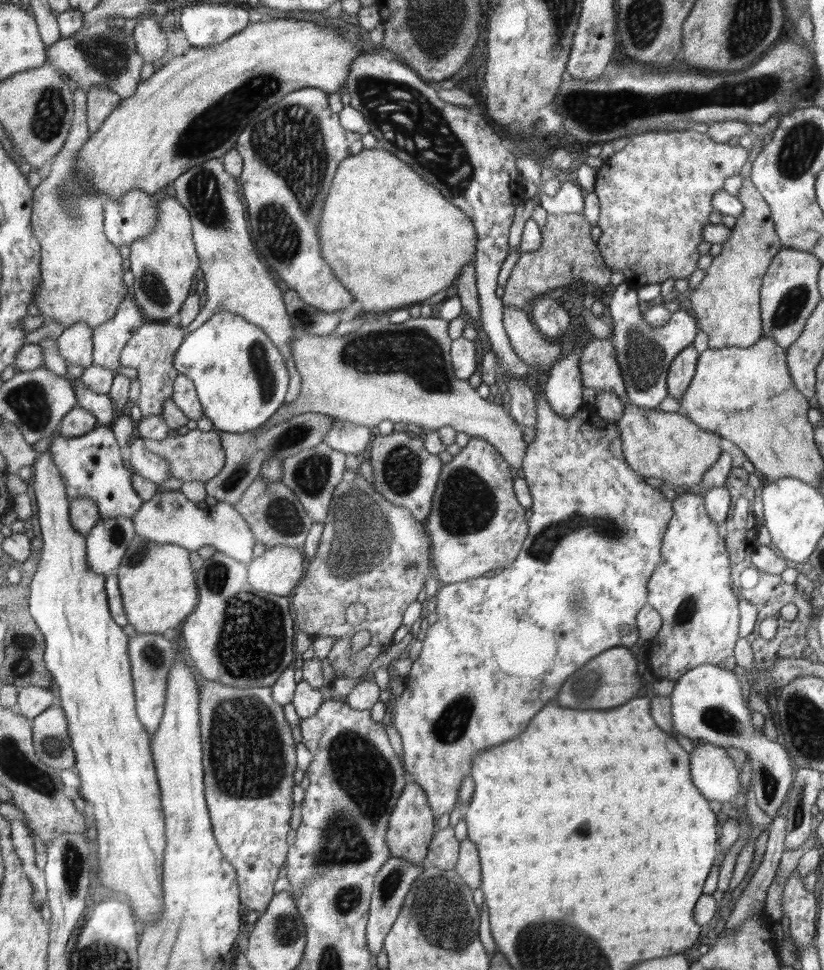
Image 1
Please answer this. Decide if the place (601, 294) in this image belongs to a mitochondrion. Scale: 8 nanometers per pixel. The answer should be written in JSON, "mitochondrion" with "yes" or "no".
{"mitochondrion":"no"}

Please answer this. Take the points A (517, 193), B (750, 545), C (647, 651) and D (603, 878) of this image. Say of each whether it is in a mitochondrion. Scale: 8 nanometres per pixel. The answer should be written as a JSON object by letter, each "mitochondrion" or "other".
{"A":"other","B":"other","C":"other","D":"other"}

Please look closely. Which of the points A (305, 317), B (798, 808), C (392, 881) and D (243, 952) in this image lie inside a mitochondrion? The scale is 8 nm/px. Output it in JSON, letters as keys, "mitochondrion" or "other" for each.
{"A":"mitochondrion","B":"mitochondrion","C":"mitochondrion","D":"other"}

